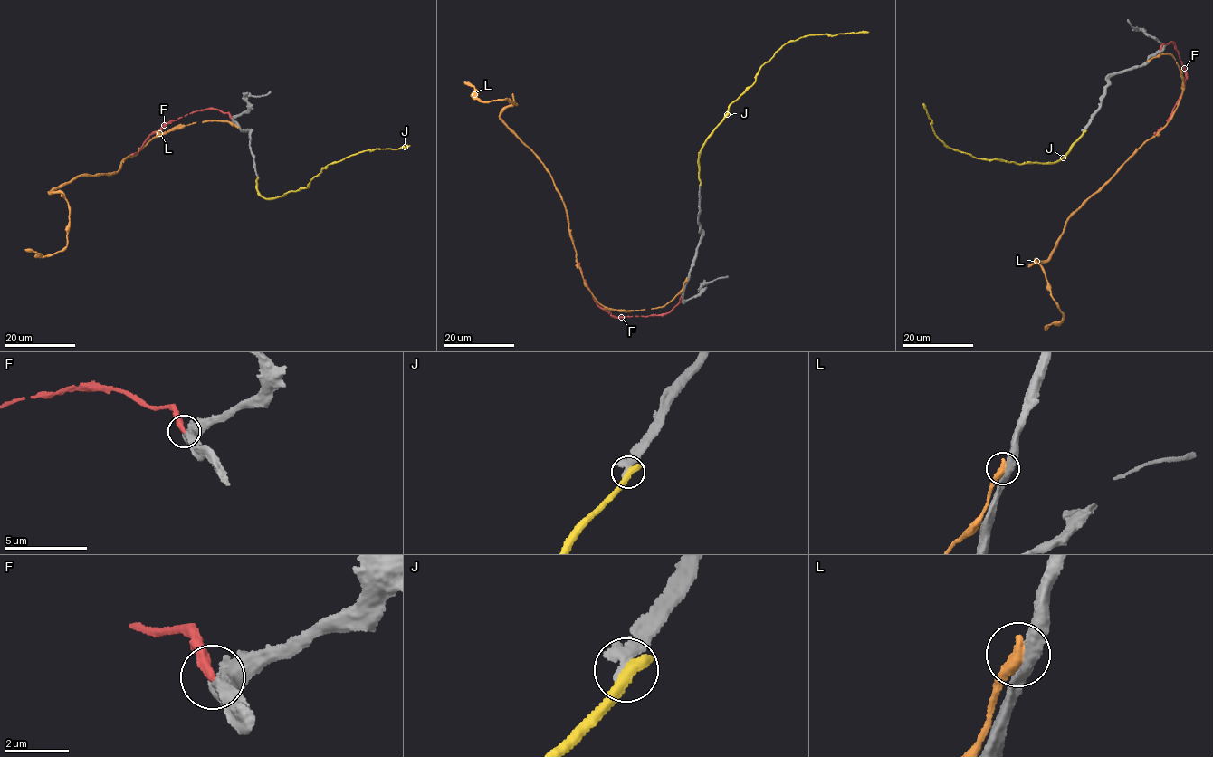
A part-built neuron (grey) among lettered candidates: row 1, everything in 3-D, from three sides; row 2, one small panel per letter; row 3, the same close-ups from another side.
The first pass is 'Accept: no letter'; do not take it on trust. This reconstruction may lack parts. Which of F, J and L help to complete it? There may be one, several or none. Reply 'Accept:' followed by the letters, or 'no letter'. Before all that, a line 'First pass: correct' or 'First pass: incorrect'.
First pass: correct
Accept: no letter

